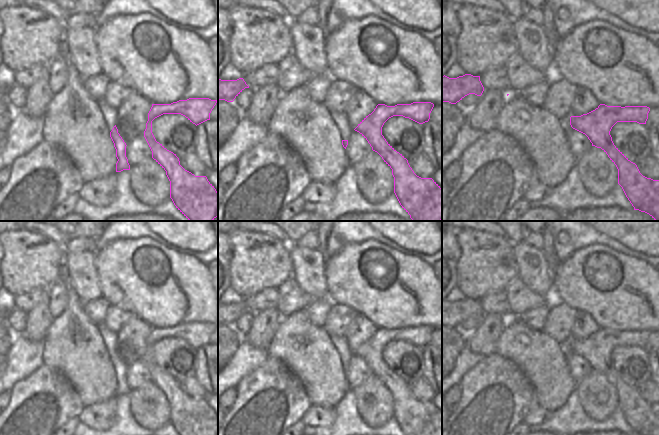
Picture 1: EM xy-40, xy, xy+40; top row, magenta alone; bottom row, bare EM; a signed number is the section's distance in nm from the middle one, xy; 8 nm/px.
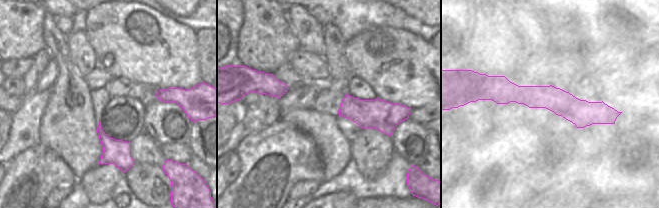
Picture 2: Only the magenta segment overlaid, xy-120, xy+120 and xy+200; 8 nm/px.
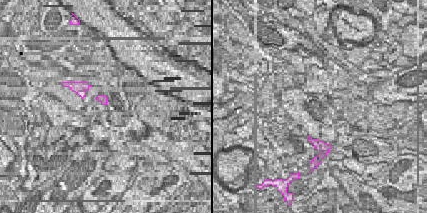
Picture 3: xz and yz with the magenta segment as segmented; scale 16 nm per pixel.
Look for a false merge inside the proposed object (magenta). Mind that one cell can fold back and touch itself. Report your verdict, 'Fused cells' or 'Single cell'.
Single cell

